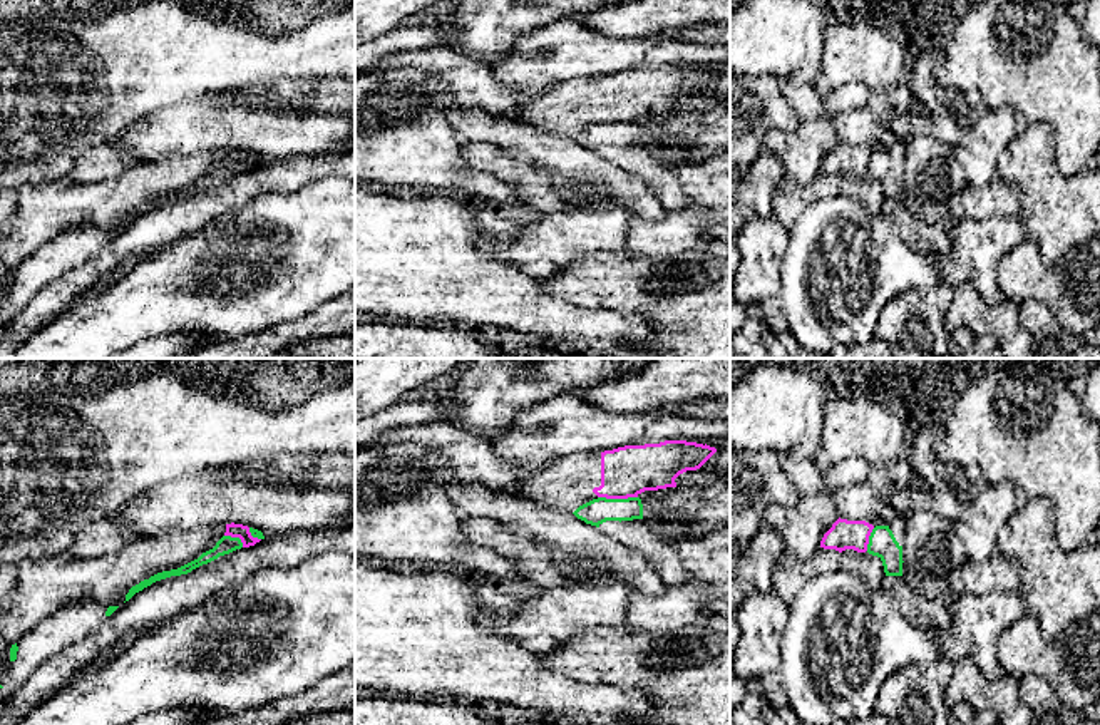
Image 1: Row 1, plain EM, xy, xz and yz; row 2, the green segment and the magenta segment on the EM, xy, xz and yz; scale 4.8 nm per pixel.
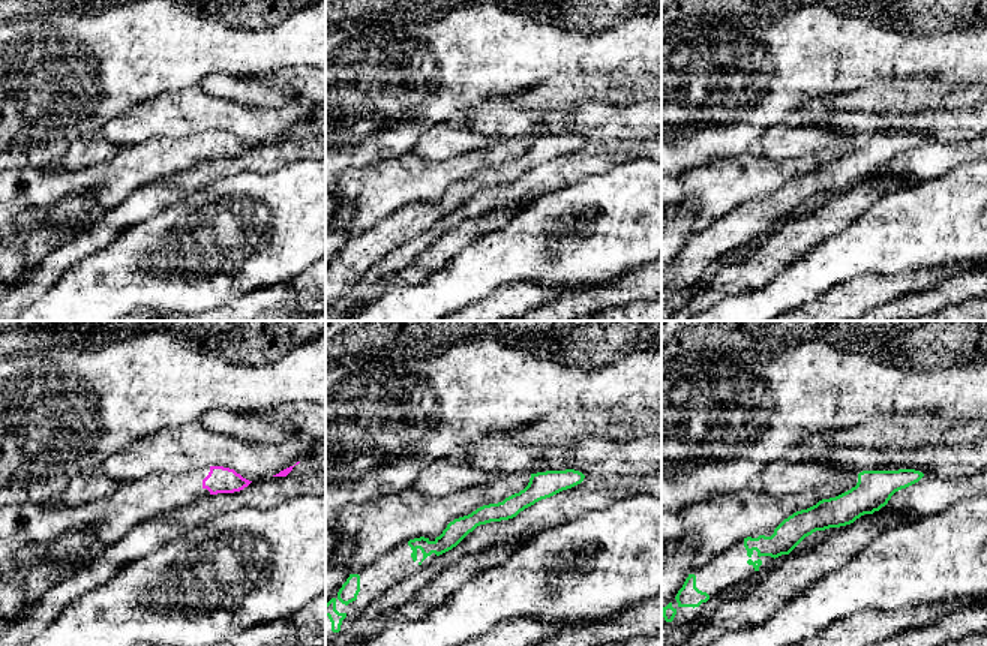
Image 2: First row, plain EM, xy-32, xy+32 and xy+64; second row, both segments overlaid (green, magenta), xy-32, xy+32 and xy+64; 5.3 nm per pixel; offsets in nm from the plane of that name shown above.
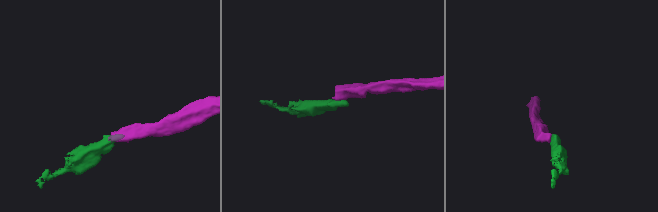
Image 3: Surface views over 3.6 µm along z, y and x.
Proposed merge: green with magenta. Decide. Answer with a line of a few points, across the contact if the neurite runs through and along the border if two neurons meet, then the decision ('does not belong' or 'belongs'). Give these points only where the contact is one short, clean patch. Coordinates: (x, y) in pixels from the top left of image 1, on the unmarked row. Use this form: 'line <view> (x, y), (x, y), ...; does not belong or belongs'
line xz (598, 121), (637, 123); does not belong

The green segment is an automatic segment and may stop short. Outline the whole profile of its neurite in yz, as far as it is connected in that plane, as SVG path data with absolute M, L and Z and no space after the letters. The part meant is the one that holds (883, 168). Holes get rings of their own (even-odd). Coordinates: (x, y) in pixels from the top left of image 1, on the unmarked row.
M906 139L889 151L876 151L869 161L867 177L882 186L886 201L902 201L902 169L906 156Z

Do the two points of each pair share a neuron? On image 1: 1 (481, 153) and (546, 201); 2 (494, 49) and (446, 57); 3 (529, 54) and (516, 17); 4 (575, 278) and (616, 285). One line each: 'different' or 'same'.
1: same
2: different
3: different
4: same

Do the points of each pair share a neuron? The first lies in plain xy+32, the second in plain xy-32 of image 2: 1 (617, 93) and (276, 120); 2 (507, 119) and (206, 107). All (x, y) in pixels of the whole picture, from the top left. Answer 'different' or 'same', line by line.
1: different
2: same

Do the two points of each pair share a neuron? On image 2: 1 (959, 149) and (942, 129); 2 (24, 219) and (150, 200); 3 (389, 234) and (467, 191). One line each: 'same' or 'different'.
1: different
2: different
3: same

